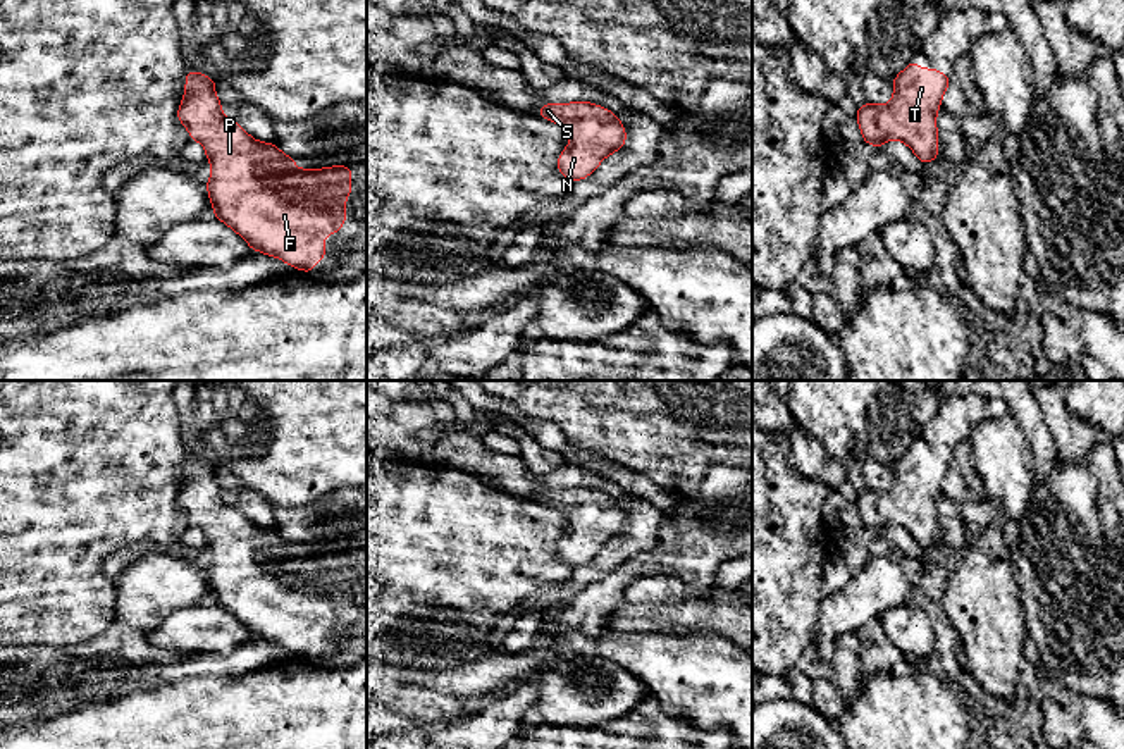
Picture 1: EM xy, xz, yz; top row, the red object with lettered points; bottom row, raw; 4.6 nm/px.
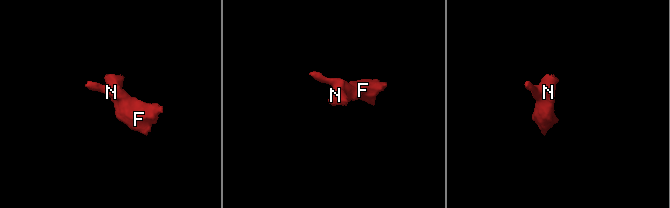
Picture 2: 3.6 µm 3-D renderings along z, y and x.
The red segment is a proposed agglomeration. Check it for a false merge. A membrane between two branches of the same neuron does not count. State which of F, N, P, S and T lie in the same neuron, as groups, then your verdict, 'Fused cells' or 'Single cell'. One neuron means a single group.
Groups: F N P S T. Single cell

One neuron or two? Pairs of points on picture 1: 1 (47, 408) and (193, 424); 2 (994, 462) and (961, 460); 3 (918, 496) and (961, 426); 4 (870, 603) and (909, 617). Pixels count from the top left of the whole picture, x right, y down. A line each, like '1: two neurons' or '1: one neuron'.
1: two neurons
2: two neurons
3: one neuron
4: two neurons

